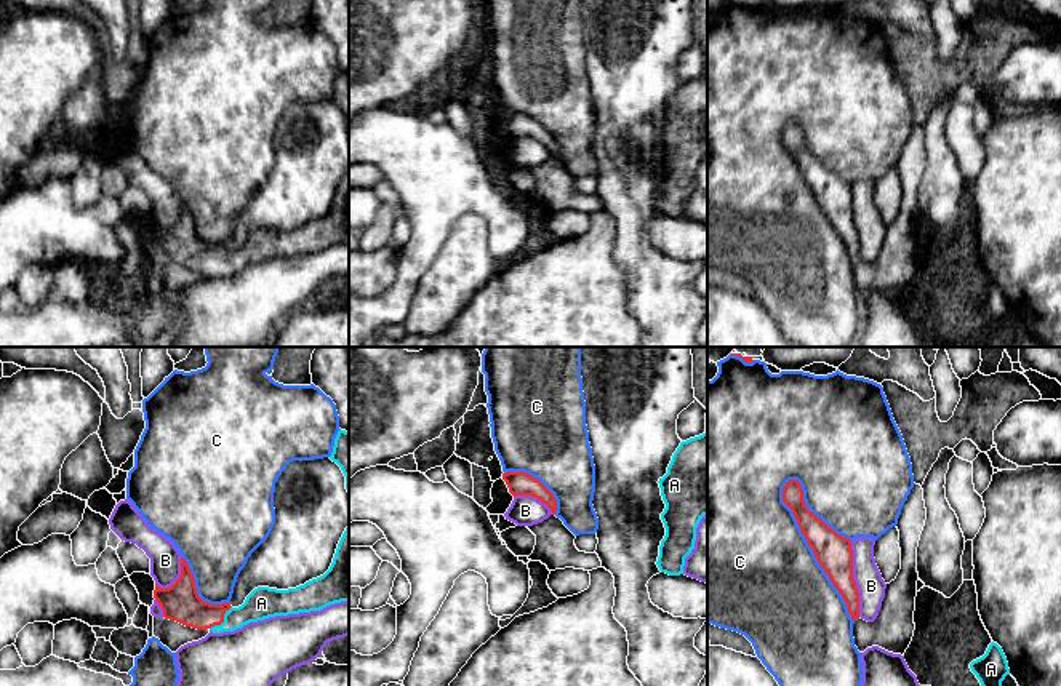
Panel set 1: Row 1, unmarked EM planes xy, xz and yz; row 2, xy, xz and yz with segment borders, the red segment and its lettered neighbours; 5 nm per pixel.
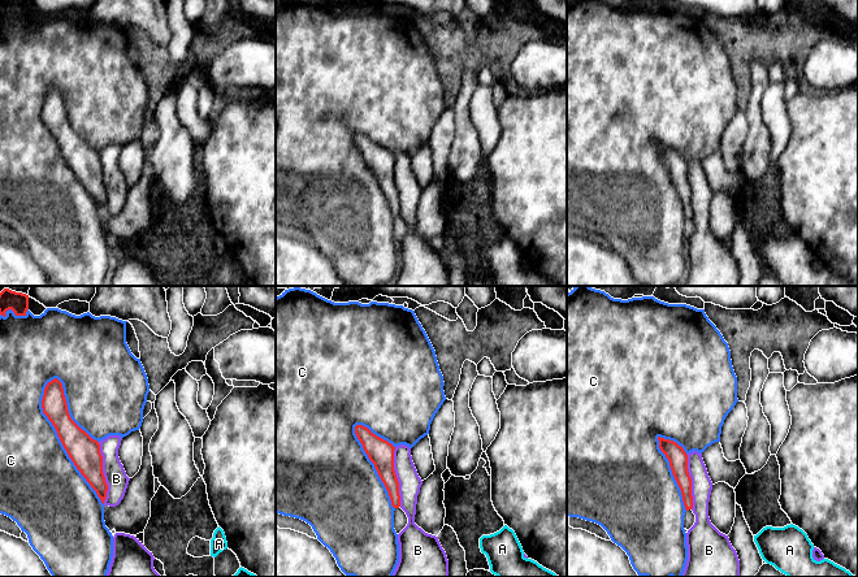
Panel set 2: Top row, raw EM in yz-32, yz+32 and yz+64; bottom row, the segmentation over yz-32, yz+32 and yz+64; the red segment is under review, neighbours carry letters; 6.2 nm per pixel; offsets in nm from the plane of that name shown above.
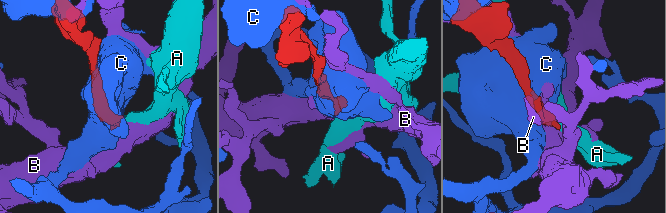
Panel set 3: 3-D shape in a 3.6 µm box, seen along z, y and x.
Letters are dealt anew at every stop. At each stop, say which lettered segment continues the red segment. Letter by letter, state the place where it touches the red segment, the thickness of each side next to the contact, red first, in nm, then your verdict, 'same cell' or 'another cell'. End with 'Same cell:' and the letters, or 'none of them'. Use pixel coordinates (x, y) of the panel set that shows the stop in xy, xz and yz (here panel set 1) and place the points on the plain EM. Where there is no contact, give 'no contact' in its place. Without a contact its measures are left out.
A: xy (223, 263) | 190/160 nm | same cell
B: yz (853, 221) | 180/140 nm | another cell
C: yz (812, 191) | 180/500 nm | another cell
Same cell: A

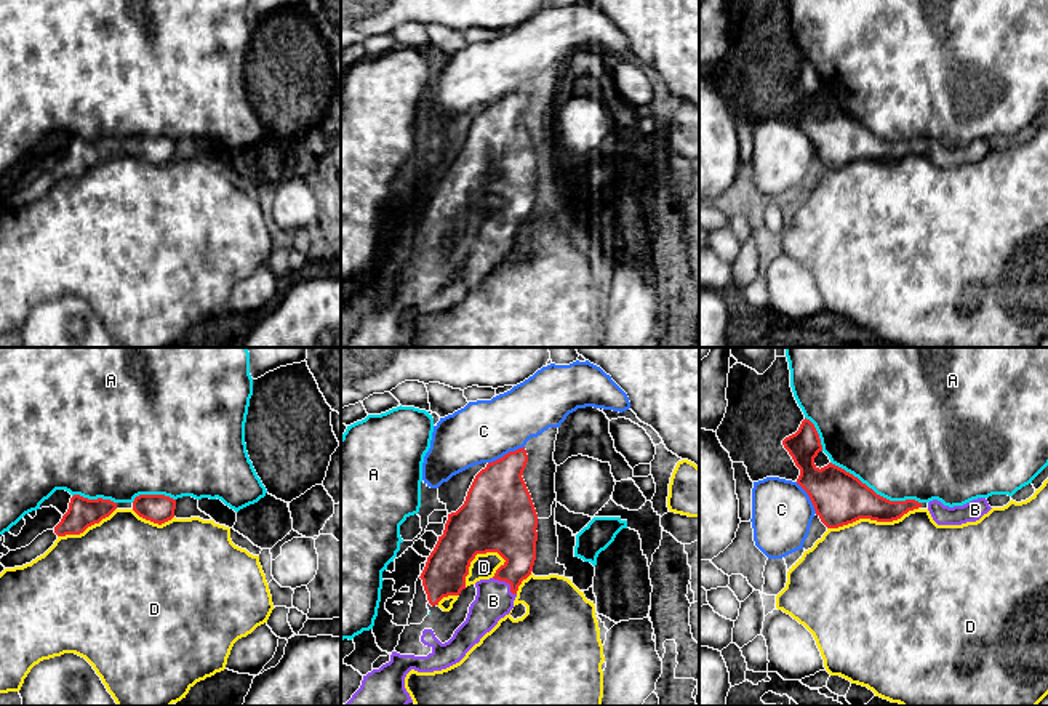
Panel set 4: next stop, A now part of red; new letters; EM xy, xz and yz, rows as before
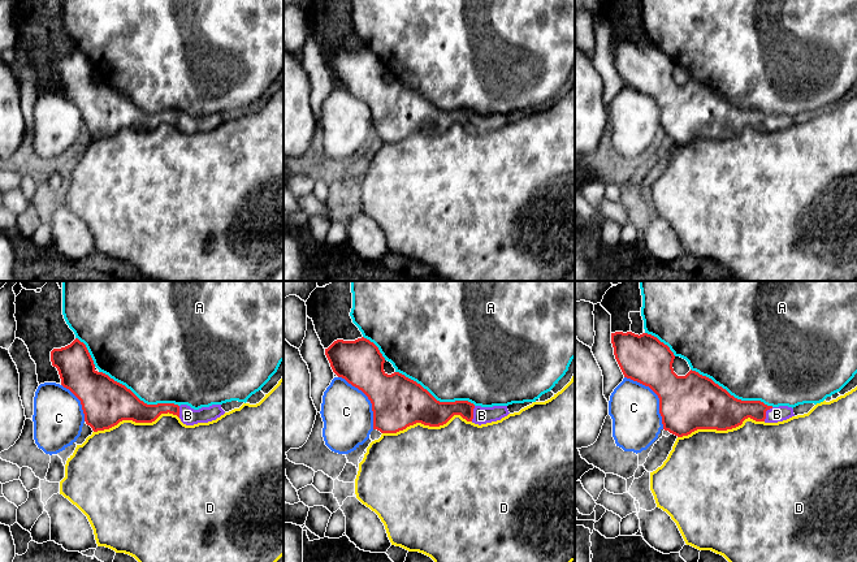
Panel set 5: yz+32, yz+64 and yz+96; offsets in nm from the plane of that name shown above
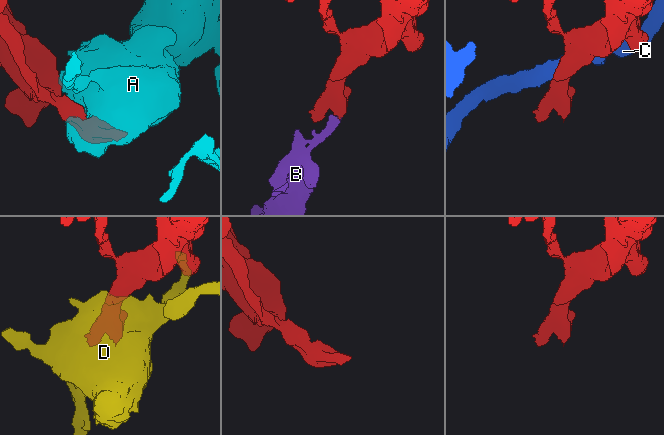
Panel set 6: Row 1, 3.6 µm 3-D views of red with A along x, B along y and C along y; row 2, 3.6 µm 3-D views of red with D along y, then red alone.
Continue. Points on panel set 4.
A: yz (874, 133) | 260/480 nm | another cell
B: xz (508, 223) | 260/190 nm | same cell
C: xz (508, 95) | 320/320 nm | another cell
D: yz (872, 160) | 260/480 nm | another cell
Same cell: B

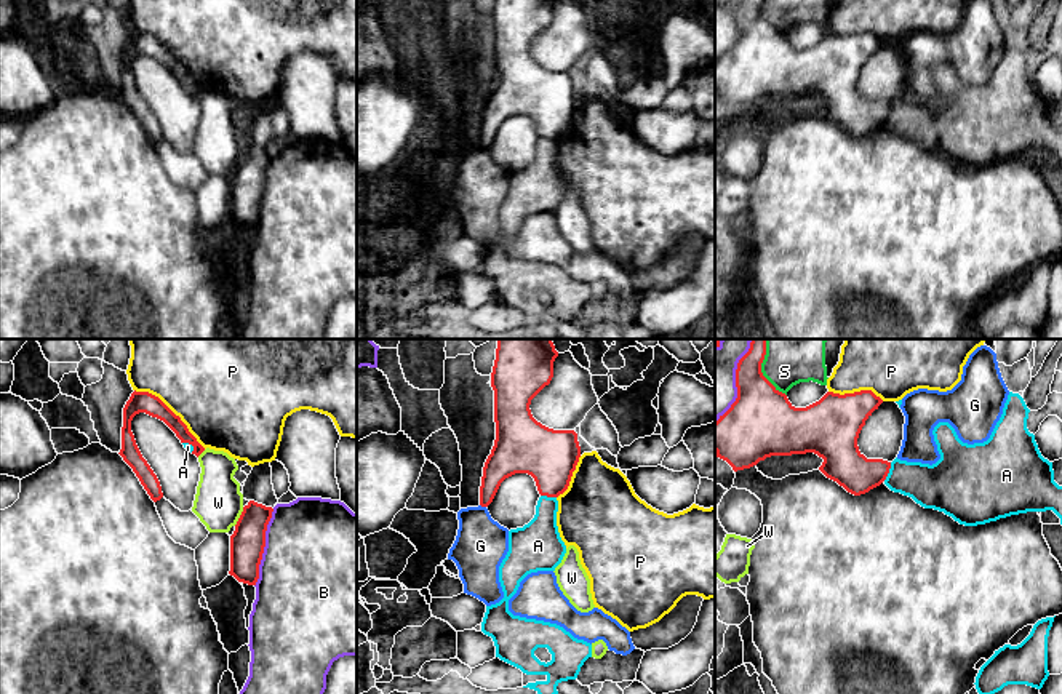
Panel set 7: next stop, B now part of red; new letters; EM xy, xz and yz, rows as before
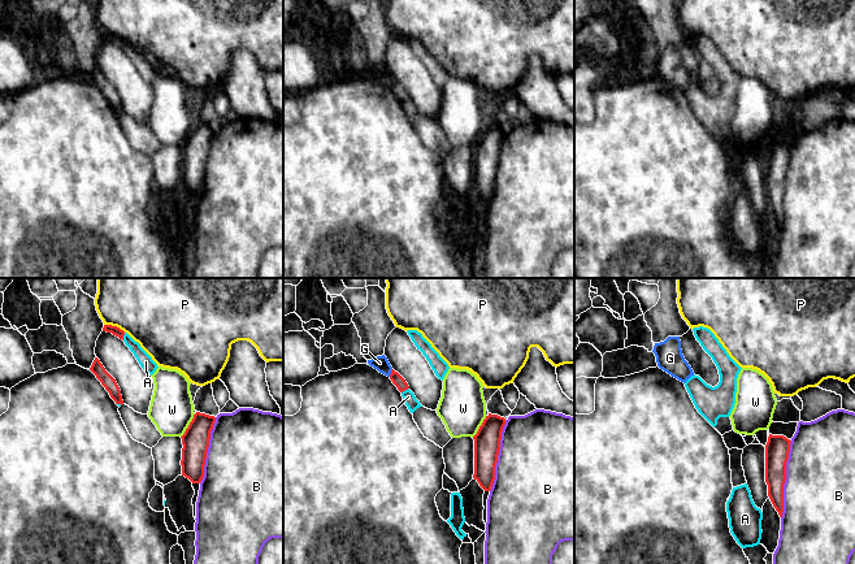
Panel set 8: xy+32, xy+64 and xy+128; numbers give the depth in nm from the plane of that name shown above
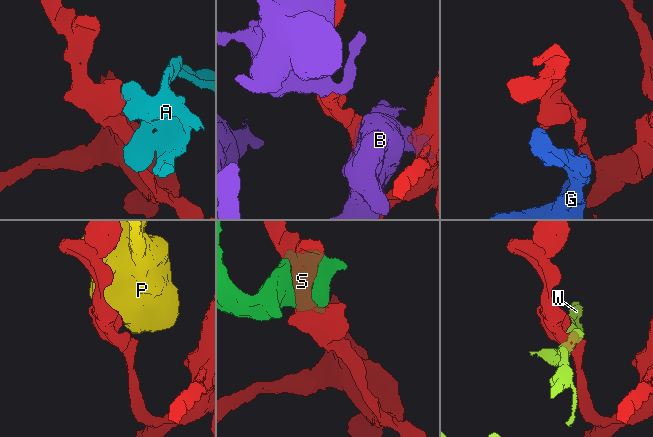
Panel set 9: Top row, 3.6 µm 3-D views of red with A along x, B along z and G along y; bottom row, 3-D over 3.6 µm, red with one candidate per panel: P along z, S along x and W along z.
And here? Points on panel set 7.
A: yz (888, 114) | 200/220 nm | another cell
B: xy (264, 187) | 180/500 nm | another cell
G: xz (483, 147) | 160/260 nm | another cell
P: xy (171, 53) | 110/420 nm | another cell
S: yz (765, 19) | 340/160 nm | another cell
W: xy (240, 159) | 180/240 nm | another cell
Same cell: none of them

